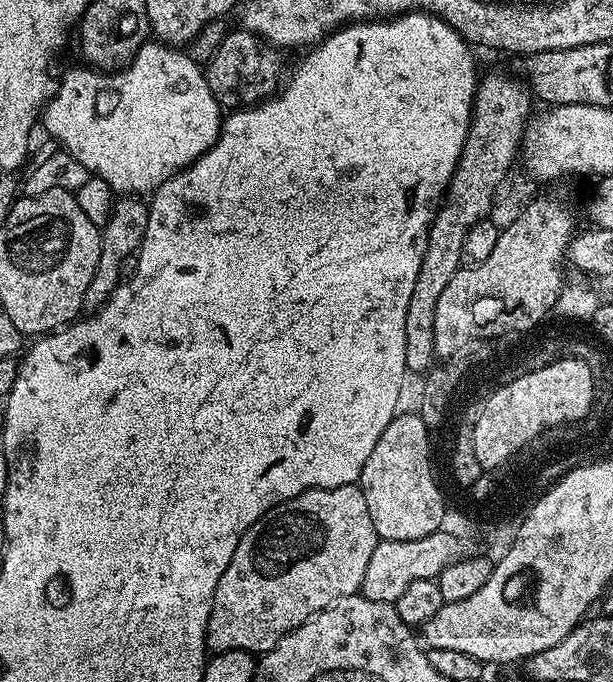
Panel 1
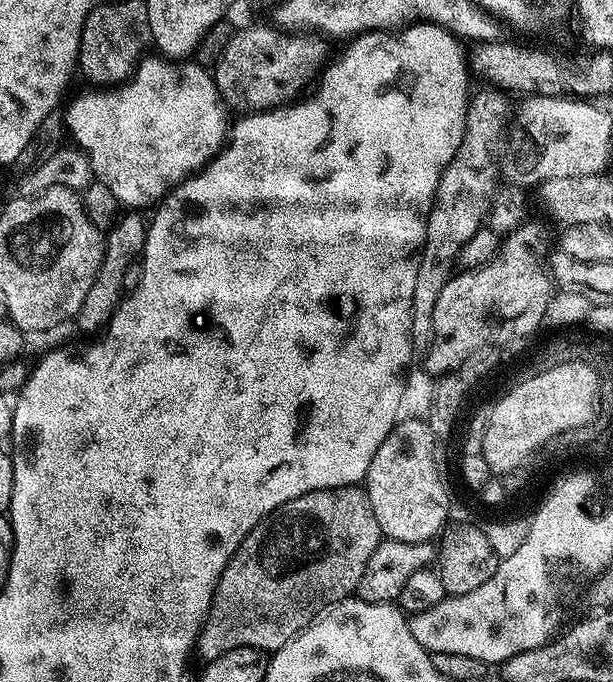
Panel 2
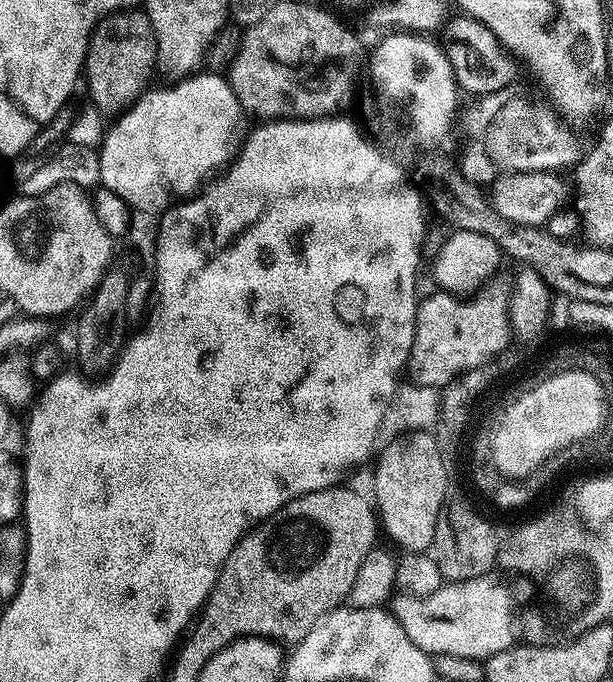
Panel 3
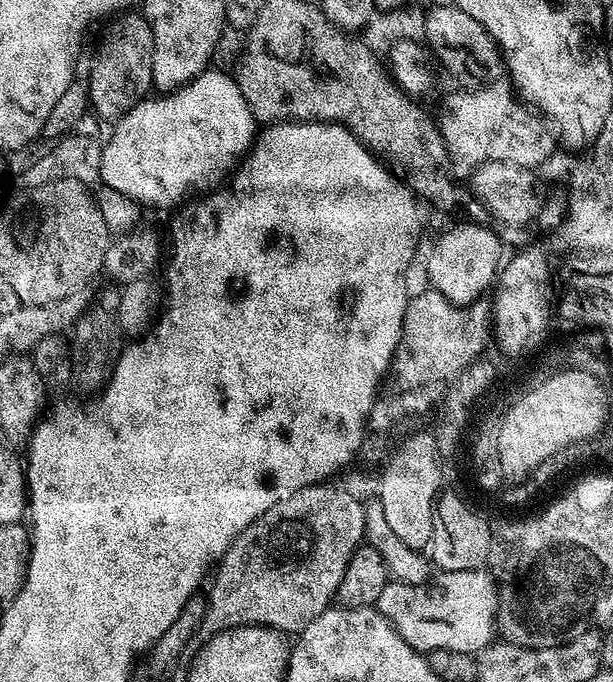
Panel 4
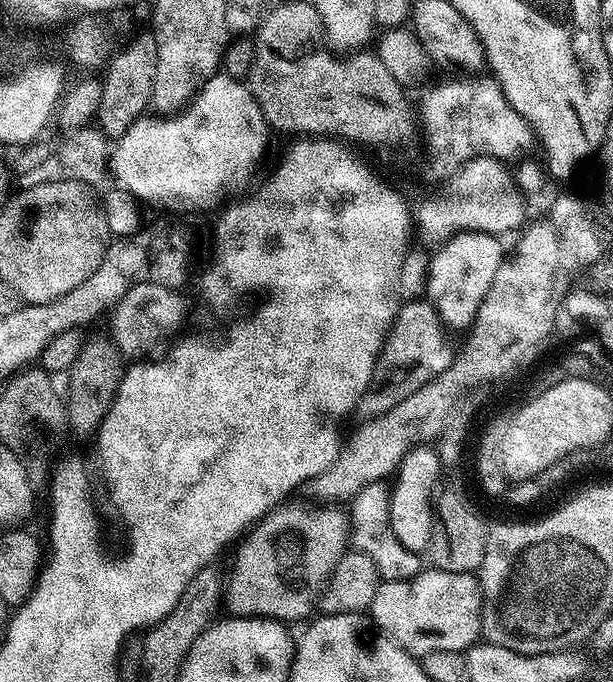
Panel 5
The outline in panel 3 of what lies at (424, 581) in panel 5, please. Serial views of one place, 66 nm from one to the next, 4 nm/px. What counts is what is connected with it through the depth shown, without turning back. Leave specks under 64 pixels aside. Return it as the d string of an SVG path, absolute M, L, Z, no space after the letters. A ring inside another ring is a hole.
M492 574L470 578L469 580L453 580L441 583L438 590L429 596L410 596L396 594L391 597L390 611L406 630L410 642L423 652L433 657L442 654L458 654L458 658L474 658L483 661L485 658L512 647L518 640L518 616L512 613L512 596L508 588Z

